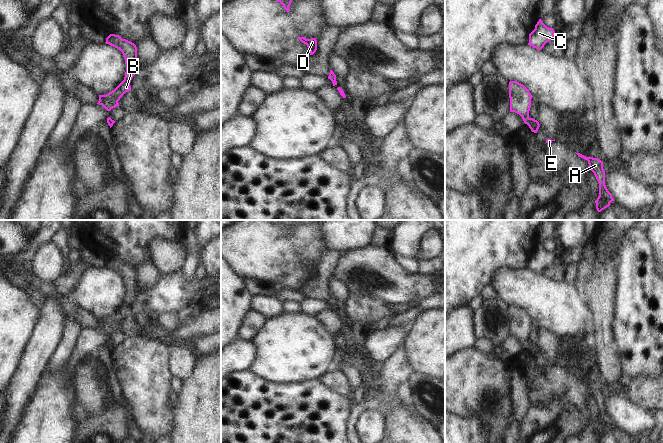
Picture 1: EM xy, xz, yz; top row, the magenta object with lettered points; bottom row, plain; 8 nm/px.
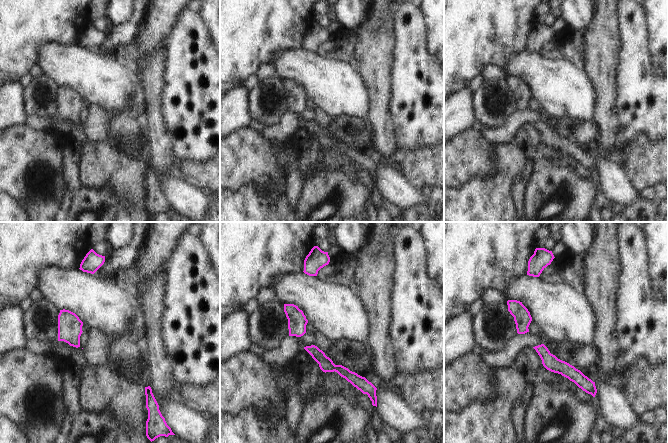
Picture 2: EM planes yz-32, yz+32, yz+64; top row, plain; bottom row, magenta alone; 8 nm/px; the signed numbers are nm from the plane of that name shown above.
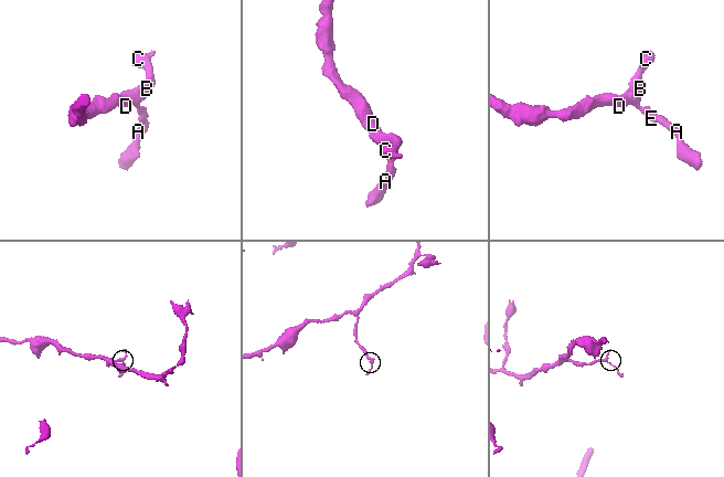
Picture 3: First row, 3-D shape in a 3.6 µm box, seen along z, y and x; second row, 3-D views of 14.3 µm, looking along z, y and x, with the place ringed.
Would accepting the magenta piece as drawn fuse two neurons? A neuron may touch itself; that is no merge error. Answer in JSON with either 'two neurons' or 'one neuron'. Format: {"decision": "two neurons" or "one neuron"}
{"decision": "one neuron"}

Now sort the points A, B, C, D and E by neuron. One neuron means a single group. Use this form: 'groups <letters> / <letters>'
groups A B C D E

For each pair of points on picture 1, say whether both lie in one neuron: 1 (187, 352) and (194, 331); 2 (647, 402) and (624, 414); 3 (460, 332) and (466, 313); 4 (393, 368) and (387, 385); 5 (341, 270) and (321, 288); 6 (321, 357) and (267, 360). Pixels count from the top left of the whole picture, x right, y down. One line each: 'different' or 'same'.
1: different
2: different
3: same
4: same
5: different
6: same

